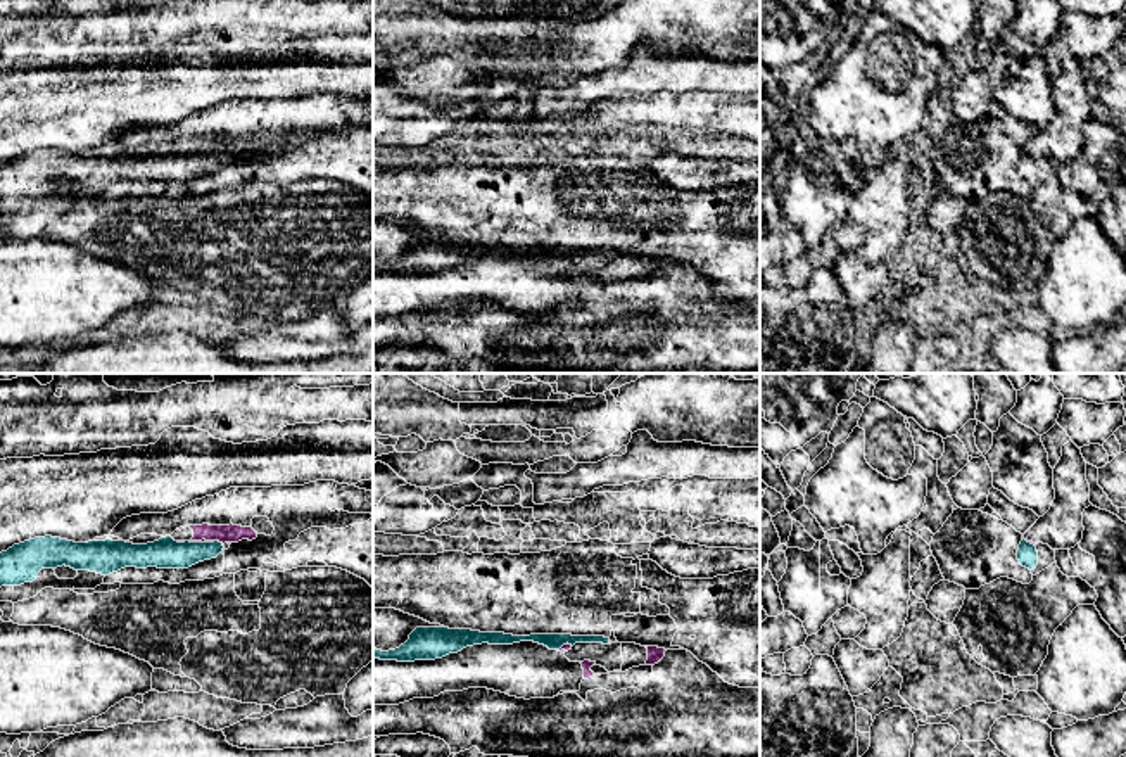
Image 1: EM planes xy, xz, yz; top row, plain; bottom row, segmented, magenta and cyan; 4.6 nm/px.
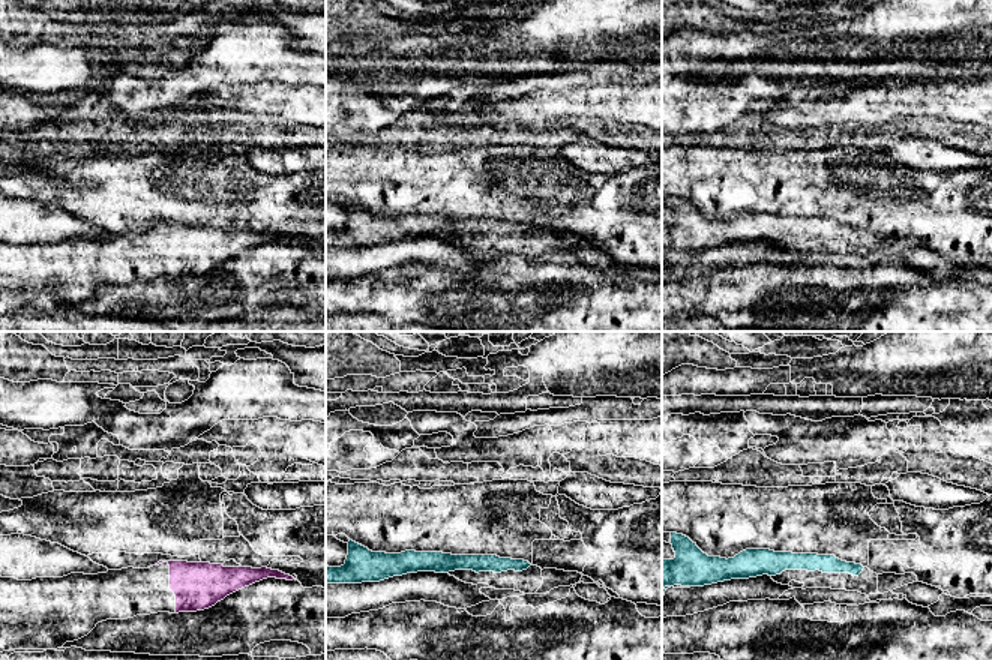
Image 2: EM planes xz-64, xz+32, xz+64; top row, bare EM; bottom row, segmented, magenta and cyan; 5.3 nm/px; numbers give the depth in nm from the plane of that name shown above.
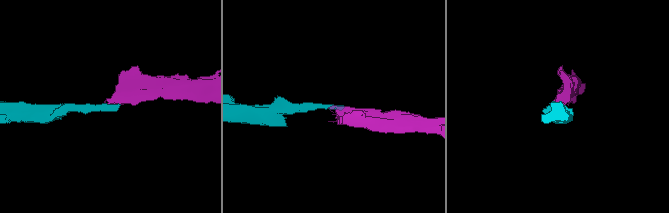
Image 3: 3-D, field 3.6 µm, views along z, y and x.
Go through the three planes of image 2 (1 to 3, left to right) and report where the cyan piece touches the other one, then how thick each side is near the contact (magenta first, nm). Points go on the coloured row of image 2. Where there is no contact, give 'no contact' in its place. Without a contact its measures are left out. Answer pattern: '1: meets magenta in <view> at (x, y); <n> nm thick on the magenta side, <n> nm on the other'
1: no contact
2: no contact
3: no contact

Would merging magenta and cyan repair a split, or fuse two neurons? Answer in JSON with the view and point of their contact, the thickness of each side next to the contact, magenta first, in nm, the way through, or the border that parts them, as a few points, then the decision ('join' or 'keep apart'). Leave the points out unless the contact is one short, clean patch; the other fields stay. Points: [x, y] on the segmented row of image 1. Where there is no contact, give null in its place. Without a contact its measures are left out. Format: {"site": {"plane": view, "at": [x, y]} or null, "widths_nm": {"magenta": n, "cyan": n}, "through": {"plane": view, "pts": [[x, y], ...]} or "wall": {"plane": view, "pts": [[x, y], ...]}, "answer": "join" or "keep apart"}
{"site": {"plane": "xy", "at": [220, 541]}, "widths_nm": {"magenta": 80, "cyan": 140}, "wall": {"plane": "xy", "pts": [[215, 540], [223, 543]]}, "answer": "keep apart"}

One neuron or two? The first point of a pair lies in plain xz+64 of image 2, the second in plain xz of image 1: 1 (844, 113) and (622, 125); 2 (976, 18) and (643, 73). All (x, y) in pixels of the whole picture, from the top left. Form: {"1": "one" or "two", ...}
{"1": "one", "2": "two"}

